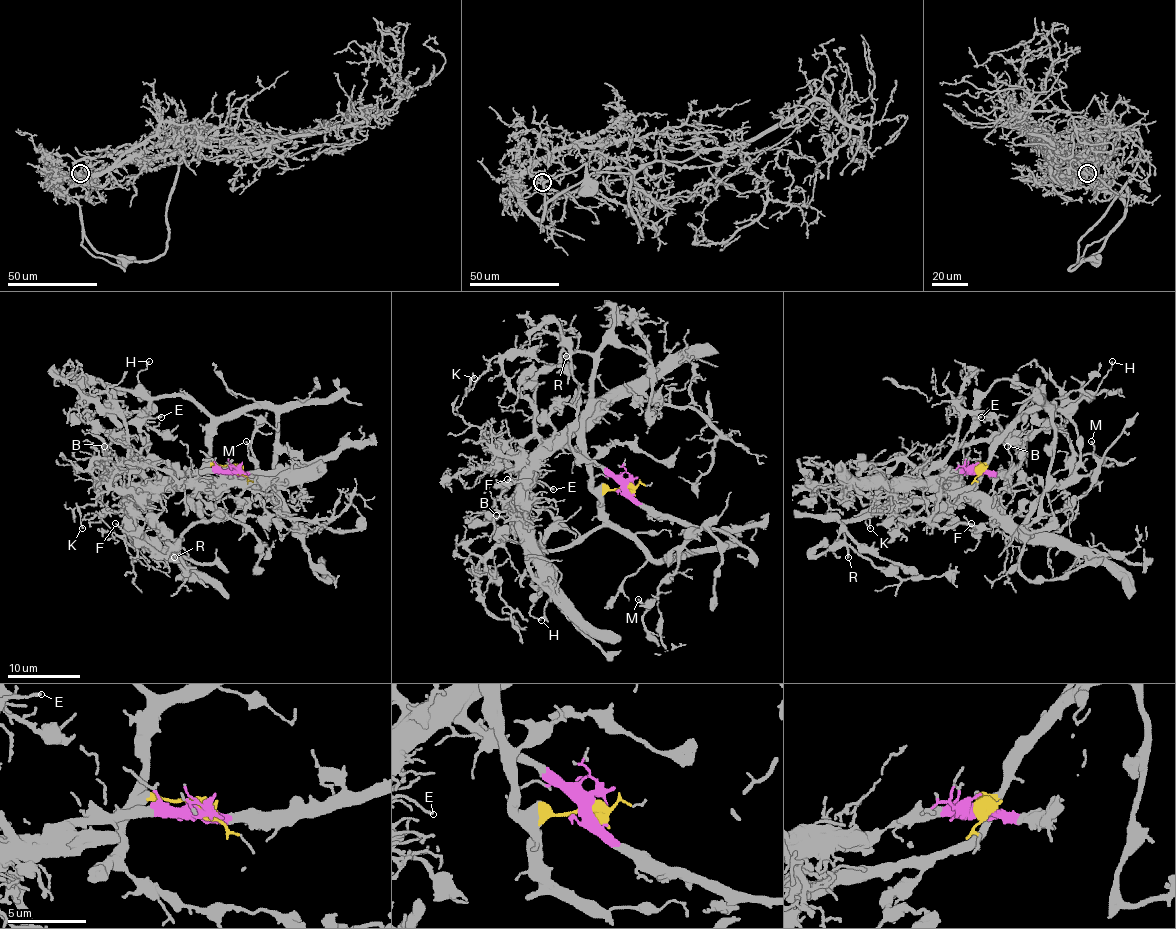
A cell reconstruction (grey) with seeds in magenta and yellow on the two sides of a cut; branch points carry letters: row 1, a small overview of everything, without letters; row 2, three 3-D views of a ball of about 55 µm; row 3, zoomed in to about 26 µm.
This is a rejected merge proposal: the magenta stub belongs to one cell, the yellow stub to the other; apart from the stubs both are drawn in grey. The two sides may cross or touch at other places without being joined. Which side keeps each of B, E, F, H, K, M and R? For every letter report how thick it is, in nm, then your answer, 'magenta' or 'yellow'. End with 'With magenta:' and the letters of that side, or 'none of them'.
B: calibre 140 nm; magenta
E: calibre 170 nm; yellow
F: calibre 130 nm; magenta
H: calibre 150 nm; yellow
K: calibre 110 nm; magenta
M: calibre 130 nm; yellow
R: calibre 170 nm; yellow
With magenta: B, F, K

